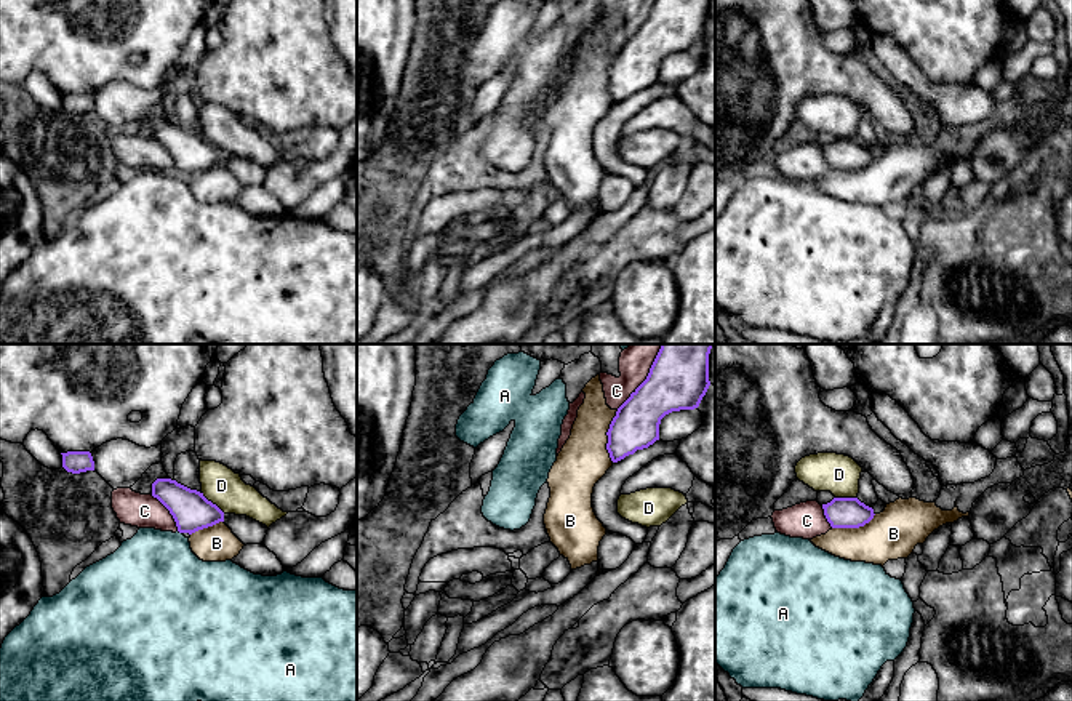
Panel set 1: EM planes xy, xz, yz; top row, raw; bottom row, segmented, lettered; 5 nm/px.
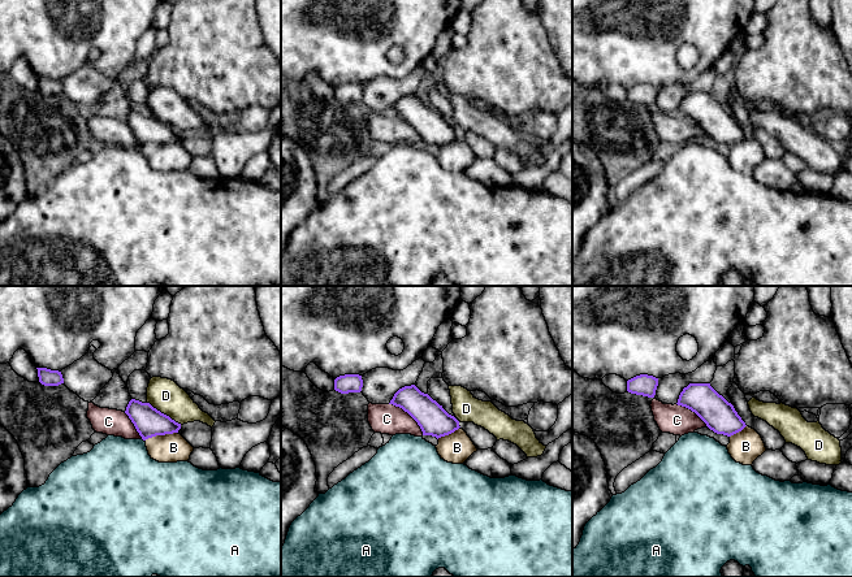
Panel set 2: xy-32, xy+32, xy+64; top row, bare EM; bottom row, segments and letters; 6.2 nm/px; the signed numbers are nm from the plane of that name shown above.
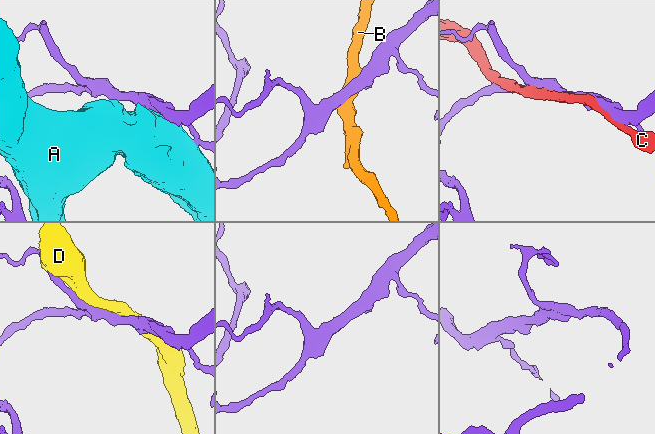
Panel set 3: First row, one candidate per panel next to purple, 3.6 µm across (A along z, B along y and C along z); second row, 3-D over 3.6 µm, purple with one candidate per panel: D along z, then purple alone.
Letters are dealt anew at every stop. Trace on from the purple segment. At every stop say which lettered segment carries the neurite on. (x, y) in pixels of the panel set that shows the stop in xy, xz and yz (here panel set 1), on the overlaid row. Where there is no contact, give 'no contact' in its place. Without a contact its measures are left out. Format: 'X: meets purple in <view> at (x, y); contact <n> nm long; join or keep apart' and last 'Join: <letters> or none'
A: meets purple in xy at (180, 532); contact 30 nm long; keep apart
B: meets purple in xz at (607, 434); contact 260 nm long; keep apart
C: meets purple in xz at (647, 376); contact 400 nm long; keep apart
D: meets purple in xy at (212, 503); contact 160 nm long; keep apart
Join: none

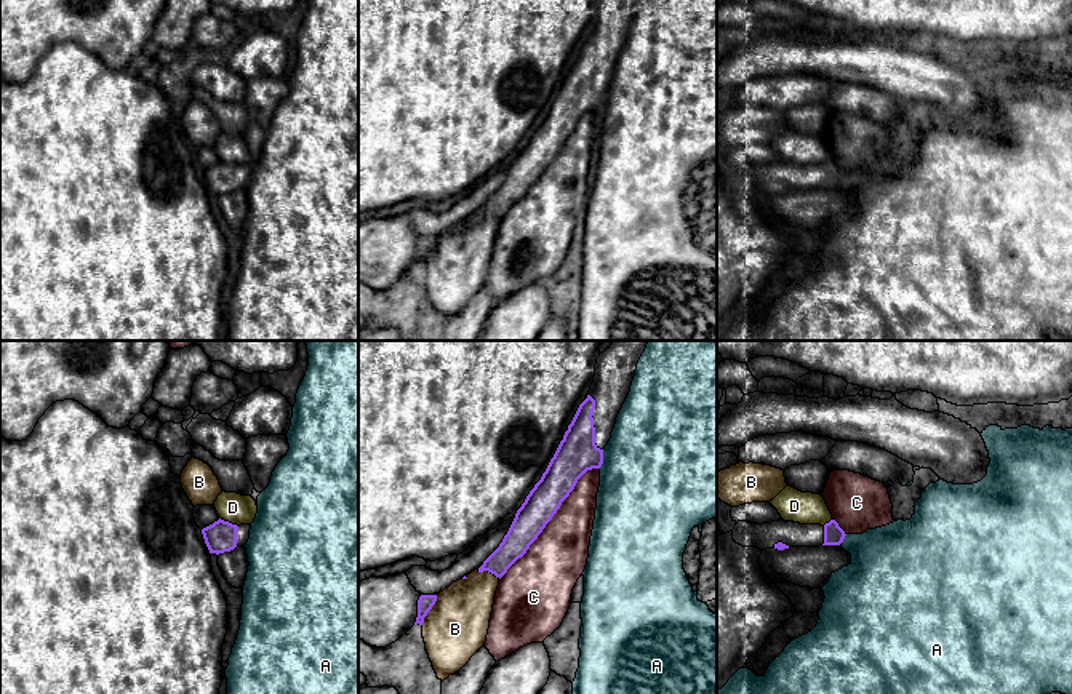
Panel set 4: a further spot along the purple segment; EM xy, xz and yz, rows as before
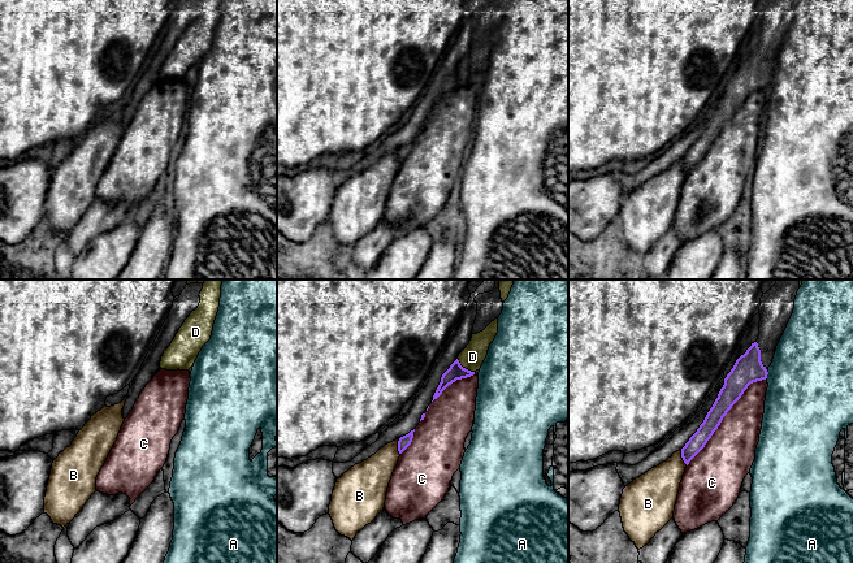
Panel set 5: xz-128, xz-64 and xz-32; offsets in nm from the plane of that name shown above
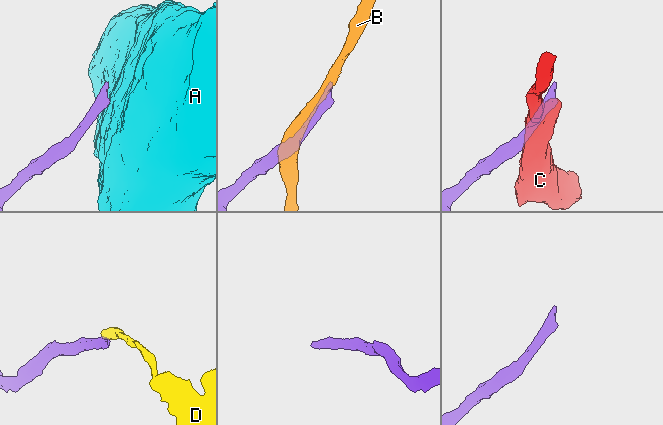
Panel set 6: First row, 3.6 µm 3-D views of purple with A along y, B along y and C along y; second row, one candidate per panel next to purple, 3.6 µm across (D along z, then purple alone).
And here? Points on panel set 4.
A: meets purple in xz at (602, 459); contact 100 nm long; keep apart
B: meets purple in xz at (431, 608); contact 170 nm long; keep apart
C: meets purple in xz at (551, 518); contact 750 nm long; keep apart
D: meets purple in xy at (228, 522); contact 110 nm long; keep apart
Join: none

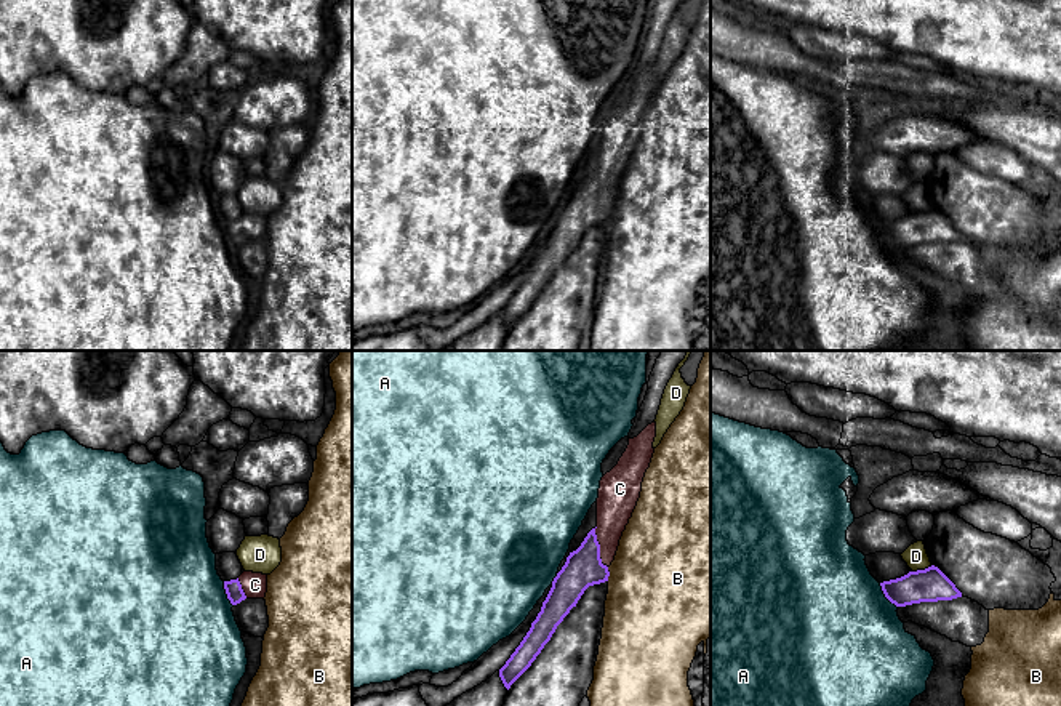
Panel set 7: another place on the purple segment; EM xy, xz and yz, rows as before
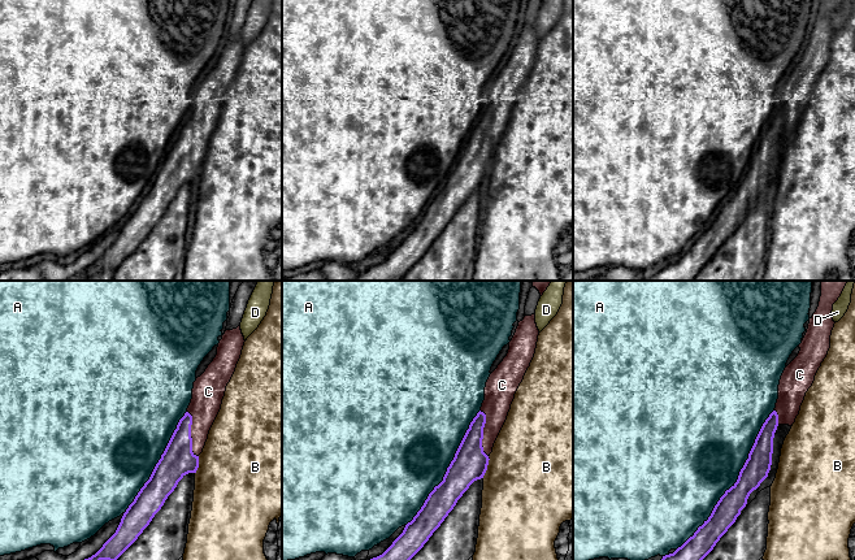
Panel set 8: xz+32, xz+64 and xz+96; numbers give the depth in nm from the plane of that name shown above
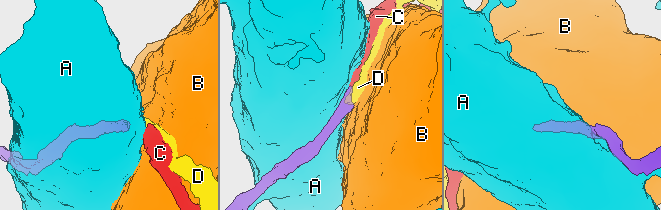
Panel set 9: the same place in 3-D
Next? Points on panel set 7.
A: meets purple in yz at (885, 596); contact 160 nm long; keep apart
B: meets purple in xz at (608, 573); contact 70 nm long; keep apart
C: meets purple in xz at (599, 548); contact 220 nm long; join
D: meets purple in yz at (922, 570); contact 110 nm long; keep apart
Join: C

